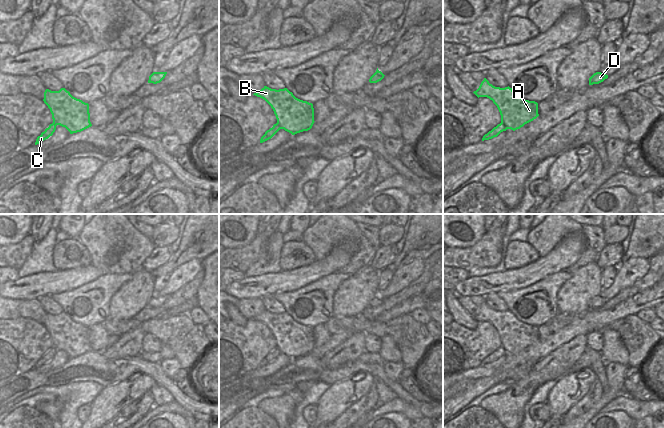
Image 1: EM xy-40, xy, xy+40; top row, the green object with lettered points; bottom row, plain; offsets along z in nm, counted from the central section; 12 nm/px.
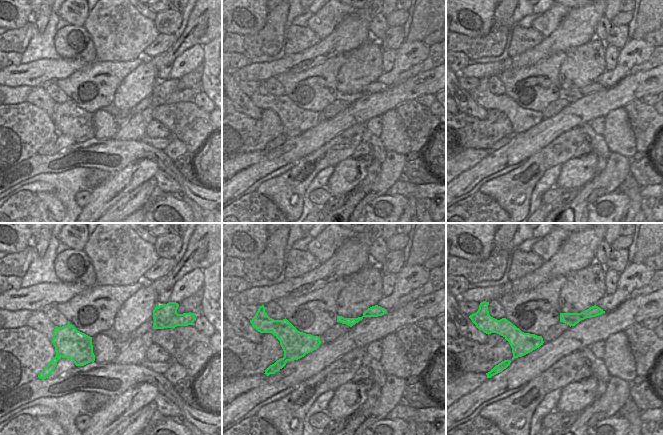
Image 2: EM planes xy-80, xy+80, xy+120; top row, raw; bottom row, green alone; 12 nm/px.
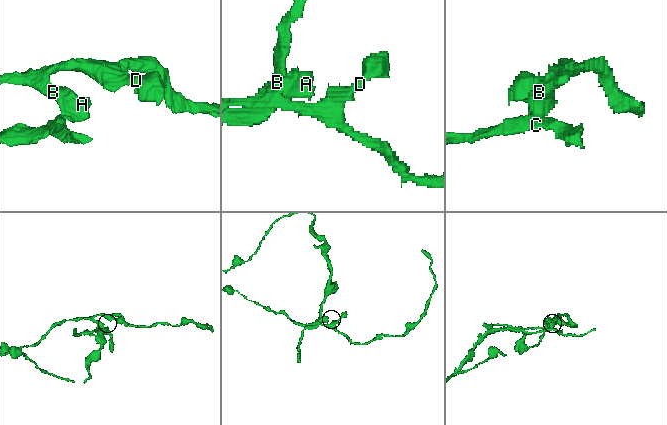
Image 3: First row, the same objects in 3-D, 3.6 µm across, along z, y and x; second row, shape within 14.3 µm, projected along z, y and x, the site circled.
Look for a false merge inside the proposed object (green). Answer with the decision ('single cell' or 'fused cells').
fused cells

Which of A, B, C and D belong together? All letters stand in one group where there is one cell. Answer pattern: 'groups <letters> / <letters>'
groups A B D / C

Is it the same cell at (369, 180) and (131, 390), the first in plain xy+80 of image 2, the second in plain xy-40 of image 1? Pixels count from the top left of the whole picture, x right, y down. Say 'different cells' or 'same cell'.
different cells

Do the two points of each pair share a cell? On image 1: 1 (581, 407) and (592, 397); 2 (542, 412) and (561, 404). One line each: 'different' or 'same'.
1: same
2: different

